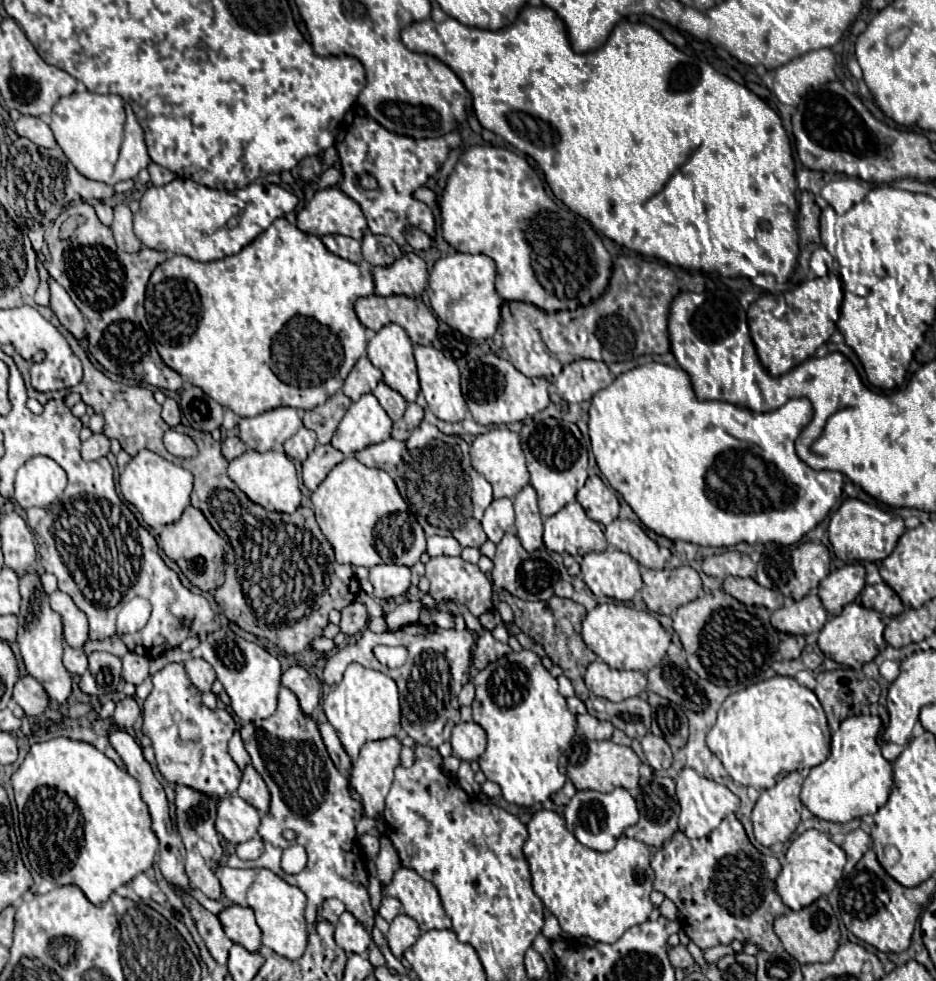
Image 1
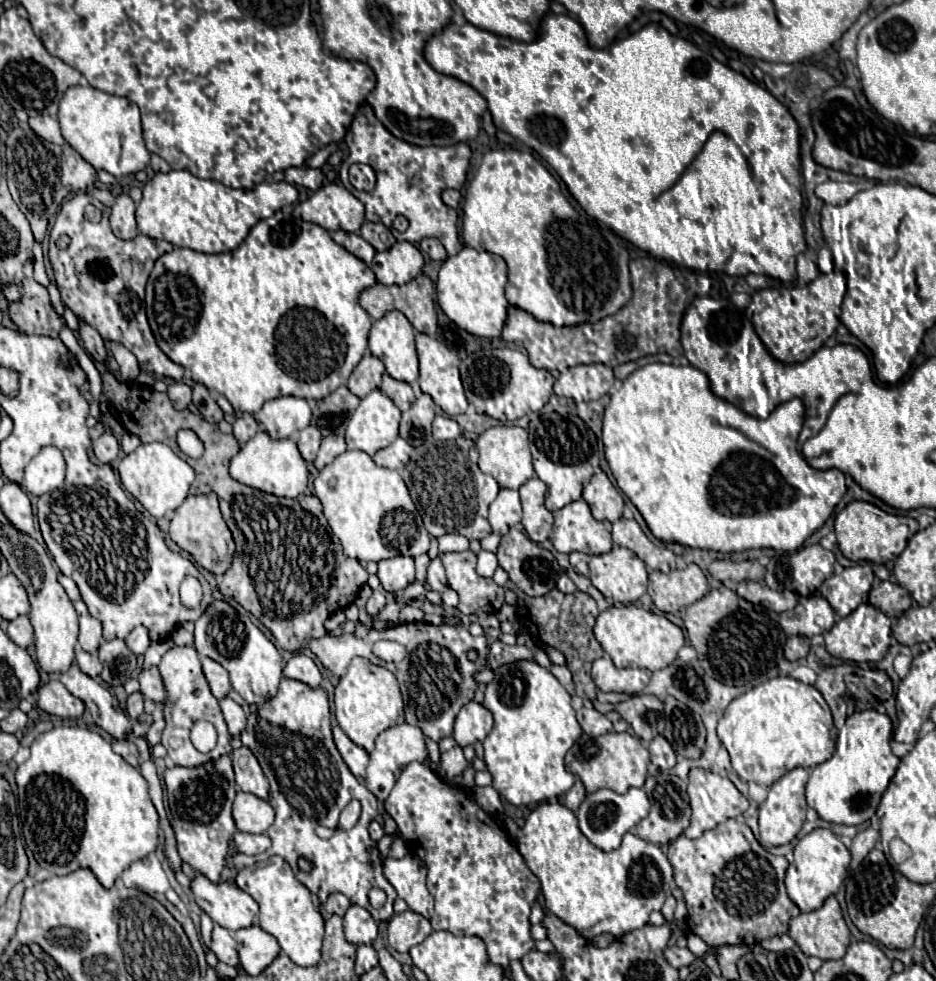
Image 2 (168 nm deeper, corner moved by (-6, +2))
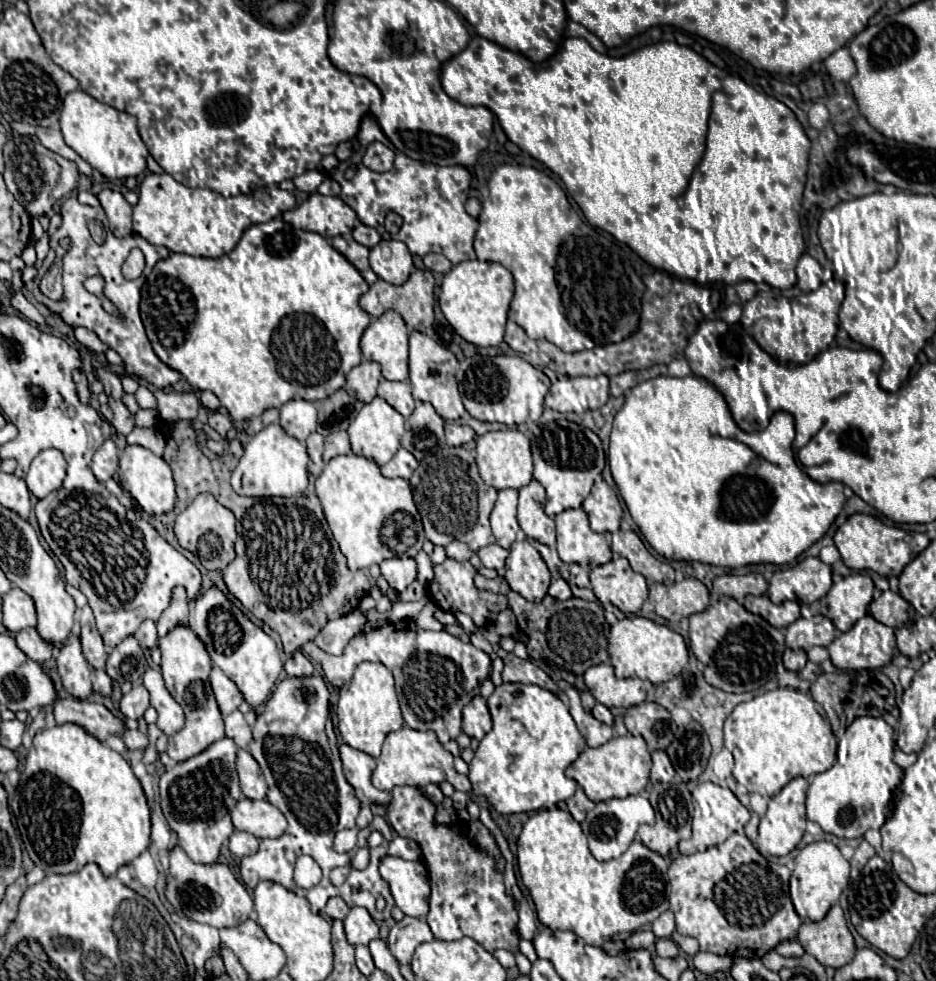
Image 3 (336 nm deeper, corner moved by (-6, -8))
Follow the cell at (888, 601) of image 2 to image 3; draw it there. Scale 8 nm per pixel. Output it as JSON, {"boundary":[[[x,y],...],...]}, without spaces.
{"boundary":[[[889,589],[870,604],[869,613],[883,625],[903,627],[911,619],[913,607],[898,592]]]}

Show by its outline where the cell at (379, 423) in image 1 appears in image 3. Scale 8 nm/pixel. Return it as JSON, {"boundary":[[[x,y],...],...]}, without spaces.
{"boundary":[[[375,397],[371,403],[363,405],[363,409],[359,411],[359,415],[355,417],[355,421],[349,427],[349,441],[351,441],[353,453],[371,459],[379,467],[385,465],[395,455],[395,451],[401,447],[401,437],[405,431],[403,423],[405,419],[385,399]]]}

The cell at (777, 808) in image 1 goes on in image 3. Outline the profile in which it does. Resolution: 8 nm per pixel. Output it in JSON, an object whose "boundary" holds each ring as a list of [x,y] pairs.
{"boundary":[[[797,777],[797,779],[789,781],[775,797],[769,799],[769,809],[761,817],[759,837],[757,837],[757,843],[755,843],[757,851],[763,857],[767,857],[767,855],[773,855],[773,857],[787,855],[801,841],[801,837],[805,833],[805,793],[807,793],[807,787],[809,787],[807,779]]]}

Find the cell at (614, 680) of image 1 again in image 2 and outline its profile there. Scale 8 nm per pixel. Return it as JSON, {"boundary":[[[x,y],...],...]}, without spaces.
{"boundary":[[[603,655],[593,661],[591,677],[601,691],[627,695],[641,693],[643,687],[649,683],[649,675],[645,669],[617,669],[609,655]]]}

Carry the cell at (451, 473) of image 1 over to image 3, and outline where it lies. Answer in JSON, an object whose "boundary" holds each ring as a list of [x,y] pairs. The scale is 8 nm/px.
{"boundary":[[[443,447],[435,455],[425,455],[411,477],[413,499],[423,519],[425,535],[433,545],[445,547],[451,541],[463,541],[471,551],[495,543],[489,527],[489,513],[497,499],[497,489],[487,487],[477,473],[475,457],[463,447]]]}

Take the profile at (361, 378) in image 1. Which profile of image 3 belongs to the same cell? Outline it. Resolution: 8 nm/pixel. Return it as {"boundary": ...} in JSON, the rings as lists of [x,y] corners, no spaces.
{"boundary":[[[363,361],[355,369],[349,371],[347,383],[345,383],[345,391],[351,397],[359,399],[361,403],[369,403],[375,397],[379,379],[381,379],[381,367],[377,363]]]}

